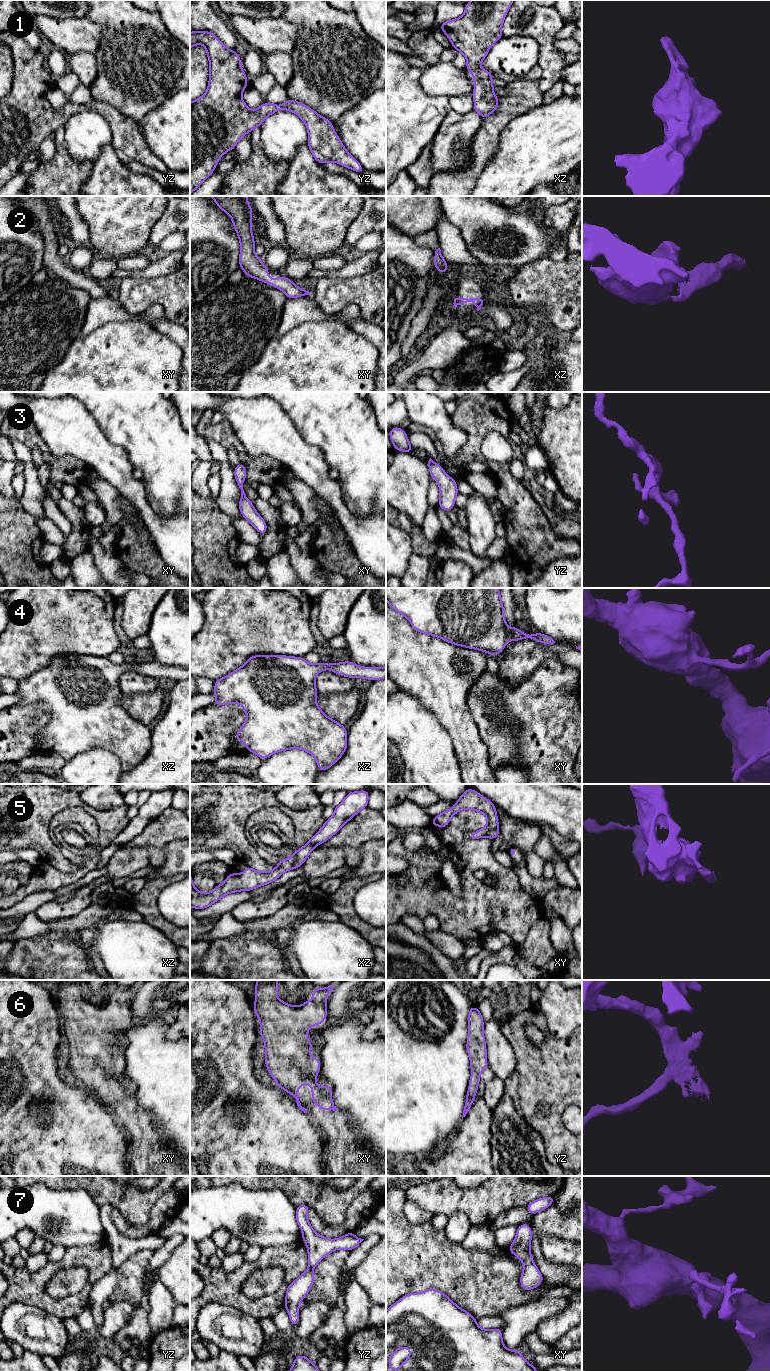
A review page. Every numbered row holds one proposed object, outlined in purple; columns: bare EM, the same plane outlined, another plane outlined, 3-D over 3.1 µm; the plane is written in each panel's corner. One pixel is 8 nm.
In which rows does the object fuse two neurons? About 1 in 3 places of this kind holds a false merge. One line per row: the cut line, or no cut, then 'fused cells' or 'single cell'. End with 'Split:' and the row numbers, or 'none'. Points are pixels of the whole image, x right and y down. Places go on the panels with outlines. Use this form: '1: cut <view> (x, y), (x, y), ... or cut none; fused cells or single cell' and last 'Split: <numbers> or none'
1: cut none; single cell
2: cut none; single cell
3: cut none; single cell
4: cut none; single cell
5: cut xz (298, 850), (293, 868); fused cells
6: cut none; single cell
7: cut none; single cell
Split: 5

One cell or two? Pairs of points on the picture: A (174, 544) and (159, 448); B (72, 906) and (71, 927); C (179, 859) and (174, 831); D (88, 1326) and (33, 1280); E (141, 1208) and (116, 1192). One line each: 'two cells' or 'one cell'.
A: two cells
B: two cells
C: two cells
D: two cells
E: one cell

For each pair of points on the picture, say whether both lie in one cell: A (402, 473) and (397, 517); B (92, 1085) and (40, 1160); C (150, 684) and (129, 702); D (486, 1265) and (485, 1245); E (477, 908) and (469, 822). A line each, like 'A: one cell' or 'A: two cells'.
A: two cells
B: two cells
C: two cells
D: two cells
E: one cell

